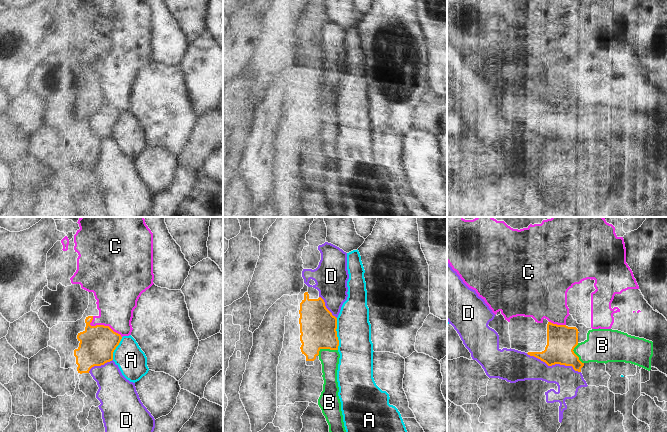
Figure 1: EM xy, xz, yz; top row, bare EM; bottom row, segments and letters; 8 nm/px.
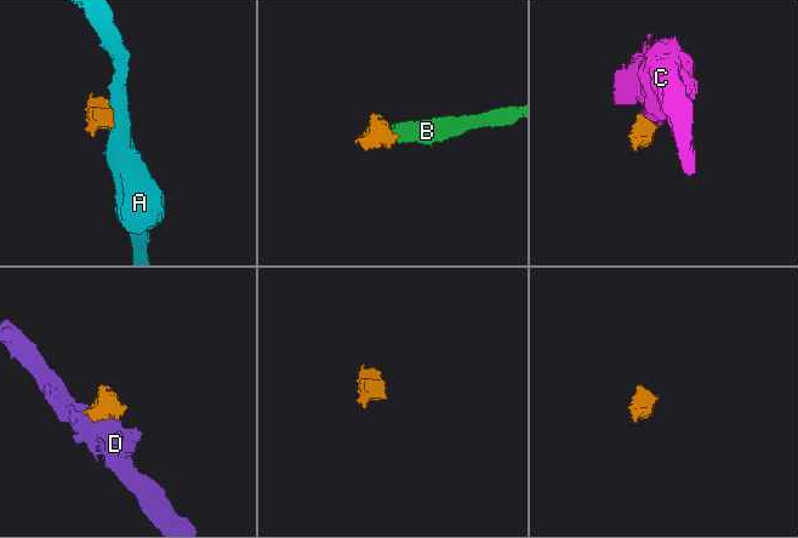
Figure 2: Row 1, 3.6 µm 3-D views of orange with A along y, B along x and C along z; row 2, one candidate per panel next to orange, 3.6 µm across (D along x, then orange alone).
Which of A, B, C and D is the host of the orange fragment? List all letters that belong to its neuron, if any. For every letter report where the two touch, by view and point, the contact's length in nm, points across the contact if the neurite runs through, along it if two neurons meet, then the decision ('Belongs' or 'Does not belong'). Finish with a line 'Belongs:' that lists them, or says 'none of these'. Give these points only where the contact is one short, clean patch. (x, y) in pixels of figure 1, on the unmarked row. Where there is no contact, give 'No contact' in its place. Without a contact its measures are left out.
A: Touches orange at xz (336, 110). Shared border 260 nm. Boundary: xz (336, 94), (338, 125). Does not belong
B: Touches orange at xz (326, 124). Shared border 180 nm. Path across: xz (318, 102), (318, 113), (326, 124), (329, 135). Belongs
C: Touches orange at xy (102, 101). Shared border 300 nm. Boundary: xy (92, 92), (91, 101), (108, 101), (121, 113). Does not belong
D: Touches orange at yz (553, 140). Shared border 460 nm. Does not belong
Belongs: B

